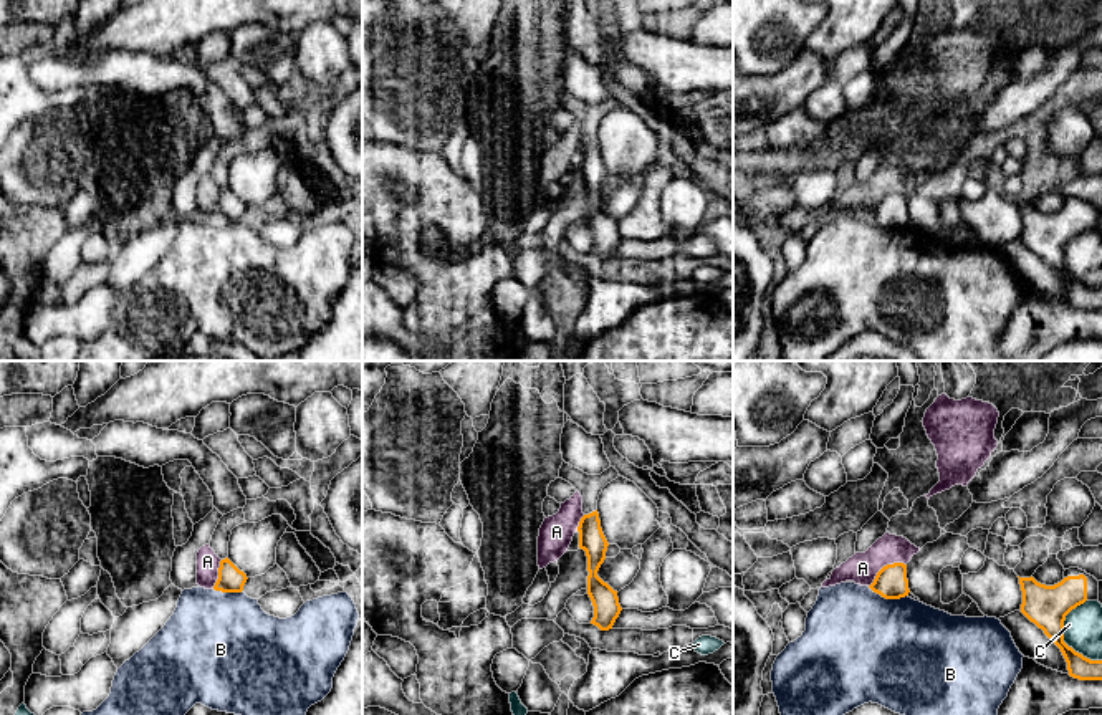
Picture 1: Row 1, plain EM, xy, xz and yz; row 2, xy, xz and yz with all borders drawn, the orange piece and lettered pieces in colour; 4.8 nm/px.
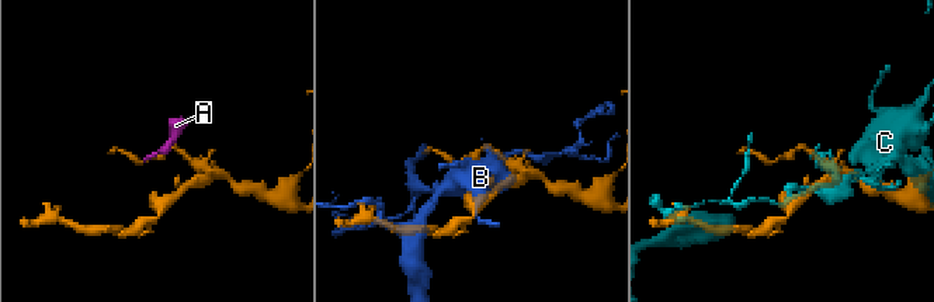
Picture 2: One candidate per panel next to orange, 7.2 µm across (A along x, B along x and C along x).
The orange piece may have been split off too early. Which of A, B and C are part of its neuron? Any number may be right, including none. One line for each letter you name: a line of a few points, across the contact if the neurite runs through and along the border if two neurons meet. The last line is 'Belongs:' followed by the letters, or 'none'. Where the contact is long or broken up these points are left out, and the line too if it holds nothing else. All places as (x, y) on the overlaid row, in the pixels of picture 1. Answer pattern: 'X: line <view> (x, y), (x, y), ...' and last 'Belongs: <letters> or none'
Belongs: none

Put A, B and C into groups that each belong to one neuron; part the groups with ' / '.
A / B / C

